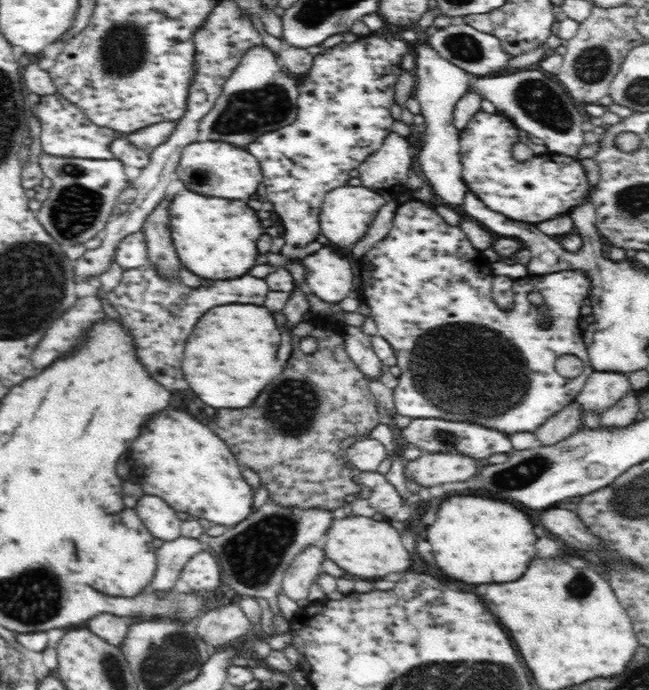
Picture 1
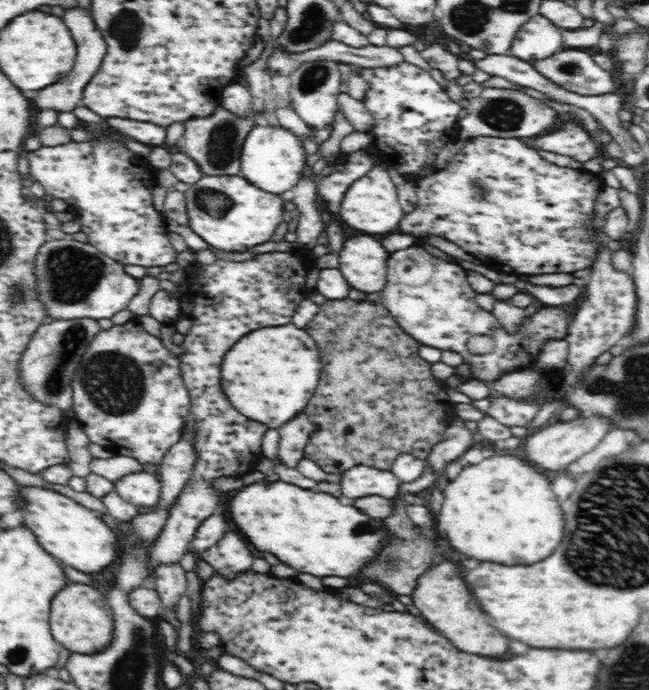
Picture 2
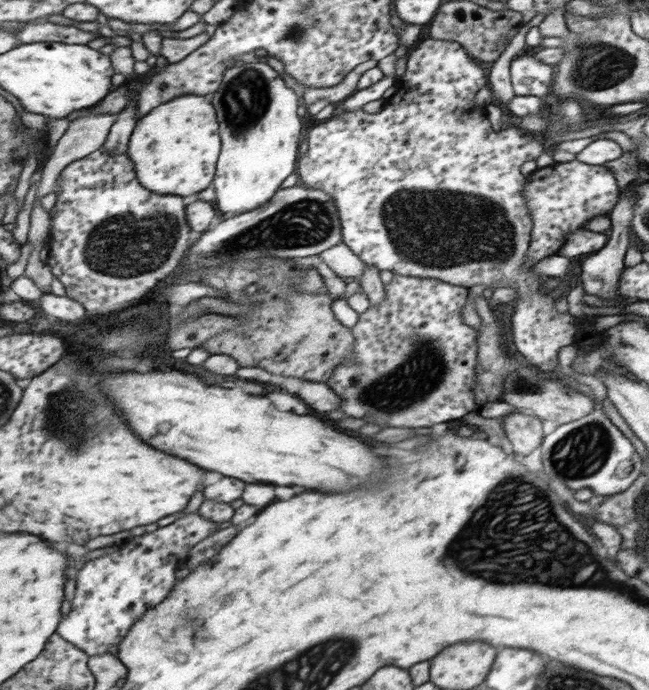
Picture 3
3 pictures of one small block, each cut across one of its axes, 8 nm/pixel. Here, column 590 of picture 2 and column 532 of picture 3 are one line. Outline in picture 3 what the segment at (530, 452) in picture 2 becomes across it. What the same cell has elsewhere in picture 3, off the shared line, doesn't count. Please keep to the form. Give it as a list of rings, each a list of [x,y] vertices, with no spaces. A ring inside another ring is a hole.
[[[514,410],[504,420],[504,431],[506,437],[512,444],[513,452],[516,456],[524,457],[532,453],[533,450],[542,446],[544,442],[544,430],[542,422],[533,415]]]

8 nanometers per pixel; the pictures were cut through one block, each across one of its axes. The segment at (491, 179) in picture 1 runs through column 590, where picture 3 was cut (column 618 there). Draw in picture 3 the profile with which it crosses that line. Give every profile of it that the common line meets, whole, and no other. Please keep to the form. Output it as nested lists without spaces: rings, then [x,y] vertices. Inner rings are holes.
[[[574,159],[537,168],[530,174],[530,186],[526,186],[525,199],[530,202],[530,210],[534,210],[534,246],[529,246],[530,262],[526,266],[534,266],[538,260],[558,254],[568,238],[582,229],[587,220],[609,214],[621,191],[612,171],[604,165],[591,165]]]

